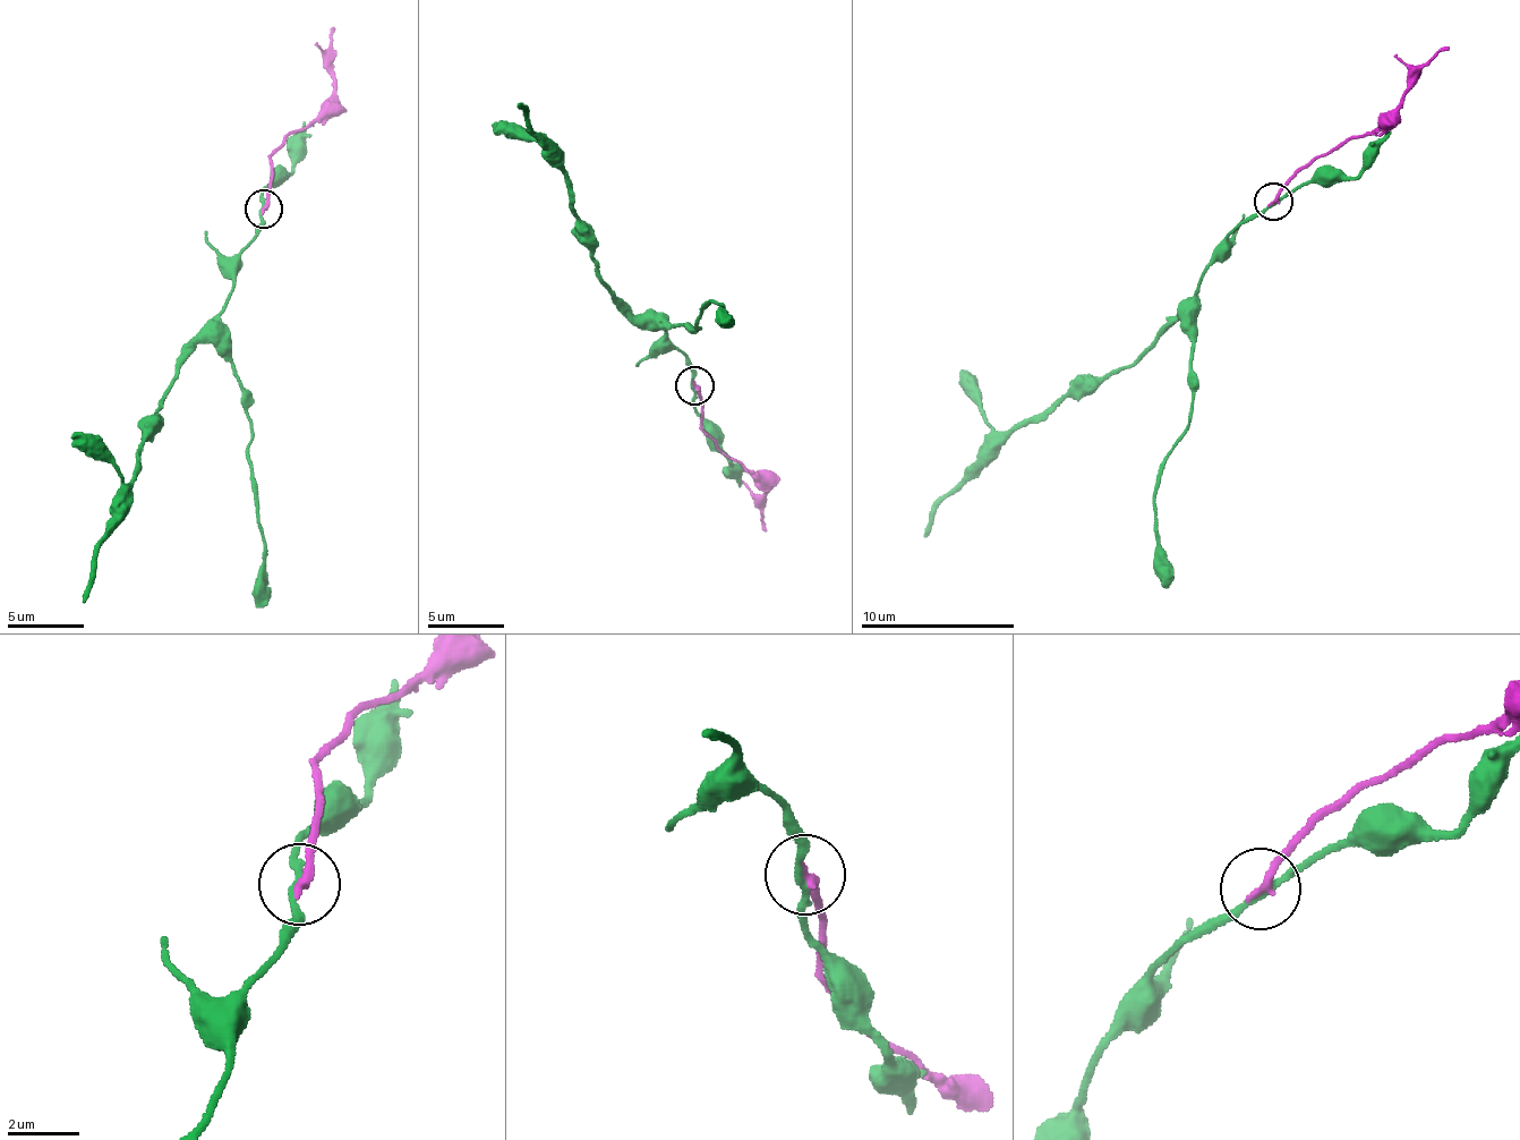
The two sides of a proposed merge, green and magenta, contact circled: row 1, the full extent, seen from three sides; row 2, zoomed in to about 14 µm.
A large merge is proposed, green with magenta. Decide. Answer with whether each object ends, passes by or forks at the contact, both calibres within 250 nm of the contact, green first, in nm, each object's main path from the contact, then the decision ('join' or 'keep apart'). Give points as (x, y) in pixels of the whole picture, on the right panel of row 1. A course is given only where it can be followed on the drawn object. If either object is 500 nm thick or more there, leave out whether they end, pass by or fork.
green passes by; magenta ends there; 180 nm thick on the green side, 280 nm on the other; green runs (1272, 202), (1223, 238), (1197, 304), (1133, 359), (1101, 377), (1082, 377), (1008, 436), (938, 504), (925, 538); magenta runs (1272, 202), (1305, 169), (1354, 136), (1363, 138), (1397, 107), (1405, 87), (1448, 45); keep apart

